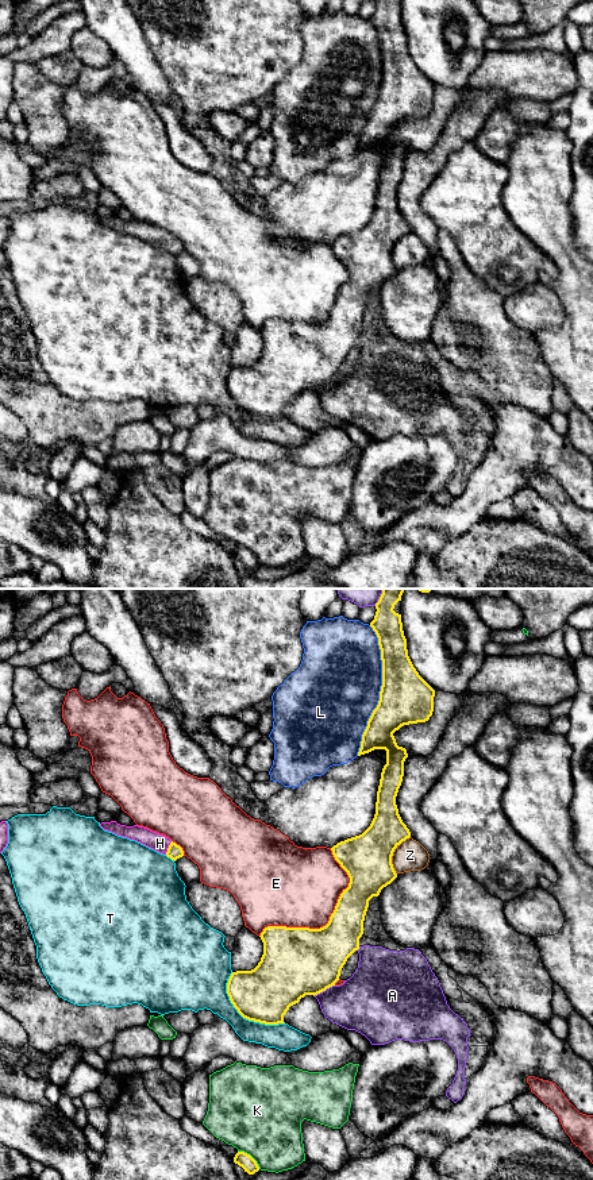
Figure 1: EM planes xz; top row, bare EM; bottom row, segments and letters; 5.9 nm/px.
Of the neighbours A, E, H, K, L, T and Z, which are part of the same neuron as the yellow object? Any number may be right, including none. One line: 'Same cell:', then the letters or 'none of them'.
Same cell: H

